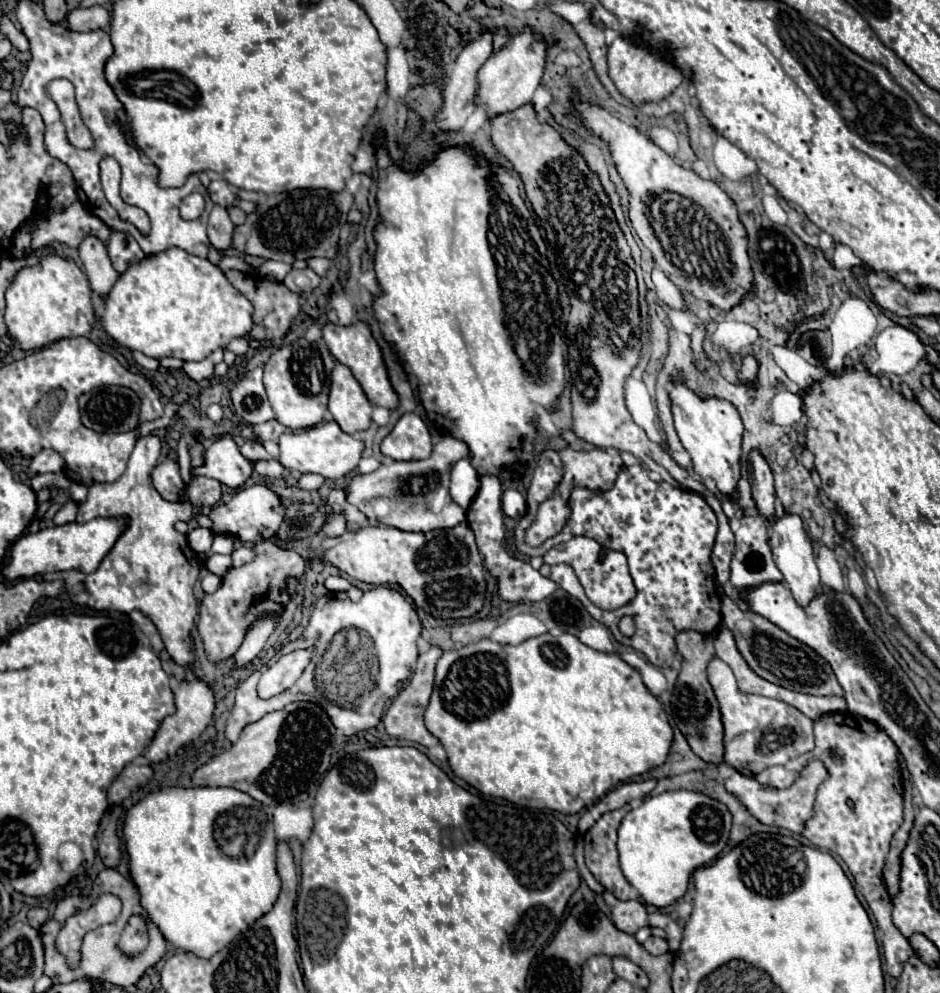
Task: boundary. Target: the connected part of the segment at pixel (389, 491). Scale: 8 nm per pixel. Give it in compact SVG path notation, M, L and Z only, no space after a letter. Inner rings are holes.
M442 438L434 446L432 456L426 458L426 460L388 462L388 464L382 464L378 470L370 472L370 474L356 474L344 486L346 500L350 504L354 504L362 514L366 514L368 520L378 522L378 524L386 524L390 528L398 528L398 530L404 530L404 532L430 532L430 530L436 530L436 528L454 528L456 524L466 520L466 512L452 500L452 496L448 492L444 492L444 484L448 482L452 466L460 458L468 458L466 444L460 442L460 440L454 440L454 438Z

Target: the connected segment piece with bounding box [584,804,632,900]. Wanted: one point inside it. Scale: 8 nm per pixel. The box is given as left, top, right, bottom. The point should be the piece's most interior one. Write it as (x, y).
(600, 850)

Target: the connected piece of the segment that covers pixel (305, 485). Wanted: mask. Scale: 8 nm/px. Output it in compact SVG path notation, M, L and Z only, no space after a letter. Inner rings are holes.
M302 474L302 476L298 478L296 486L298 486L300 490L312 492L312 490L318 490L318 488L322 486L322 482L324 482L324 478L318 476L318 474Z

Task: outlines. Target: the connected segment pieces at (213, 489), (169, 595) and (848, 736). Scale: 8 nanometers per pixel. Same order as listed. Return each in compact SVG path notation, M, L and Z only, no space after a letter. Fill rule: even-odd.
M192 476L192 482L188 484L186 494L188 494L188 500L194 506L214 506L220 500L222 490L220 490L220 482L218 480Z
M144 436L136 442L124 474L110 484L90 486L88 500L80 504L76 522L84 524L94 518L126 518L126 528L116 540L110 554L102 560L96 572L84 574L80 570L44 574L44 580L62 578L72 602L90 606L94 610L114 608L118 612L140 610L158 628L164 646L178 666L192 666L196 662L194 642L190 628L198 616L198 604L194 598L194 584L198 580L202 562L200 556L190 550L184 534L174 530L176 520L192 518L190 502L166 502L154 490L150 474L160 458L160 440L156 436Z
M832 712L814 720L814 736L816 748L812 752L806 752L784 766L766 768L756 776L756 780L764 786L776 784L778 788L788 788L802 764L810 758L822 758L822 762L828 764L830 778L818 788L814 818L808 820L802 836L814 846L828 848L838 854L848 864L878 922L878 928L884 932L882 948L886 970L892 976L900 976L904 962L914 954L914 950L892 922L892 898L882 882L882 868L890 850L890 840L904 822L904 780L902 770L898 768L898 746L874 722L850 712Z

